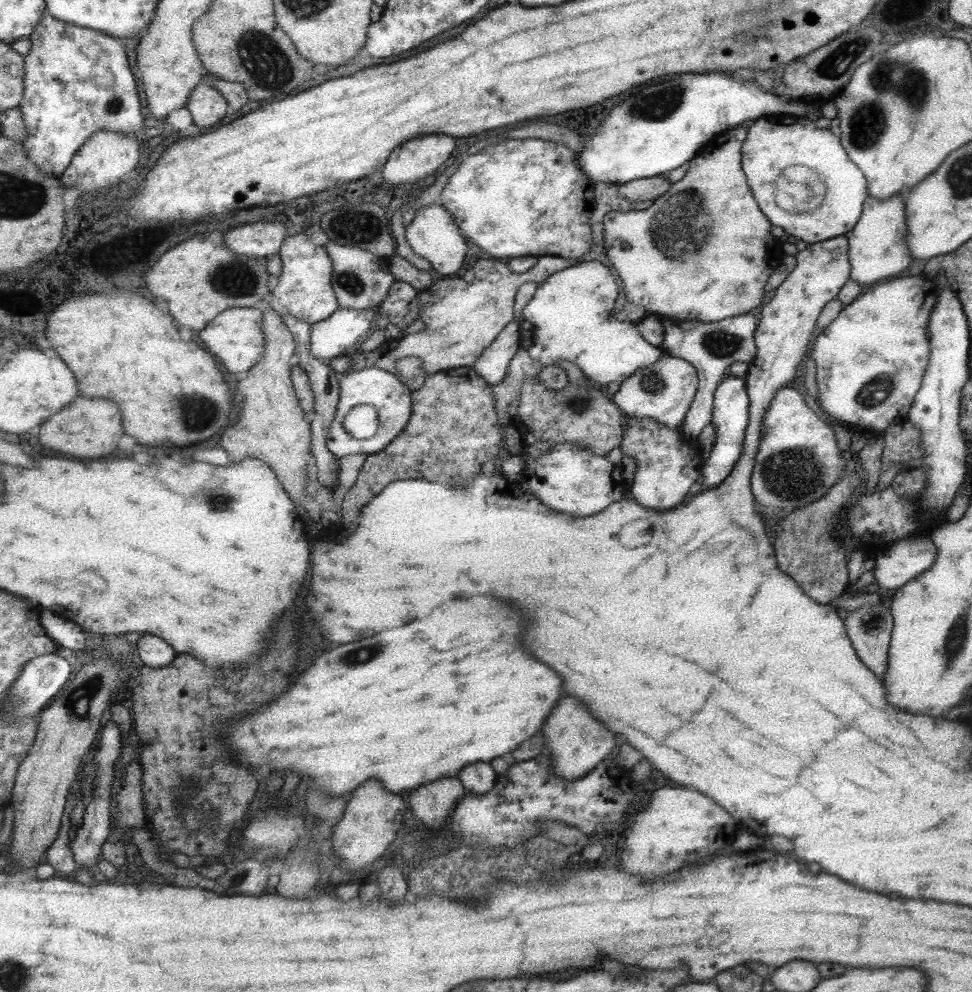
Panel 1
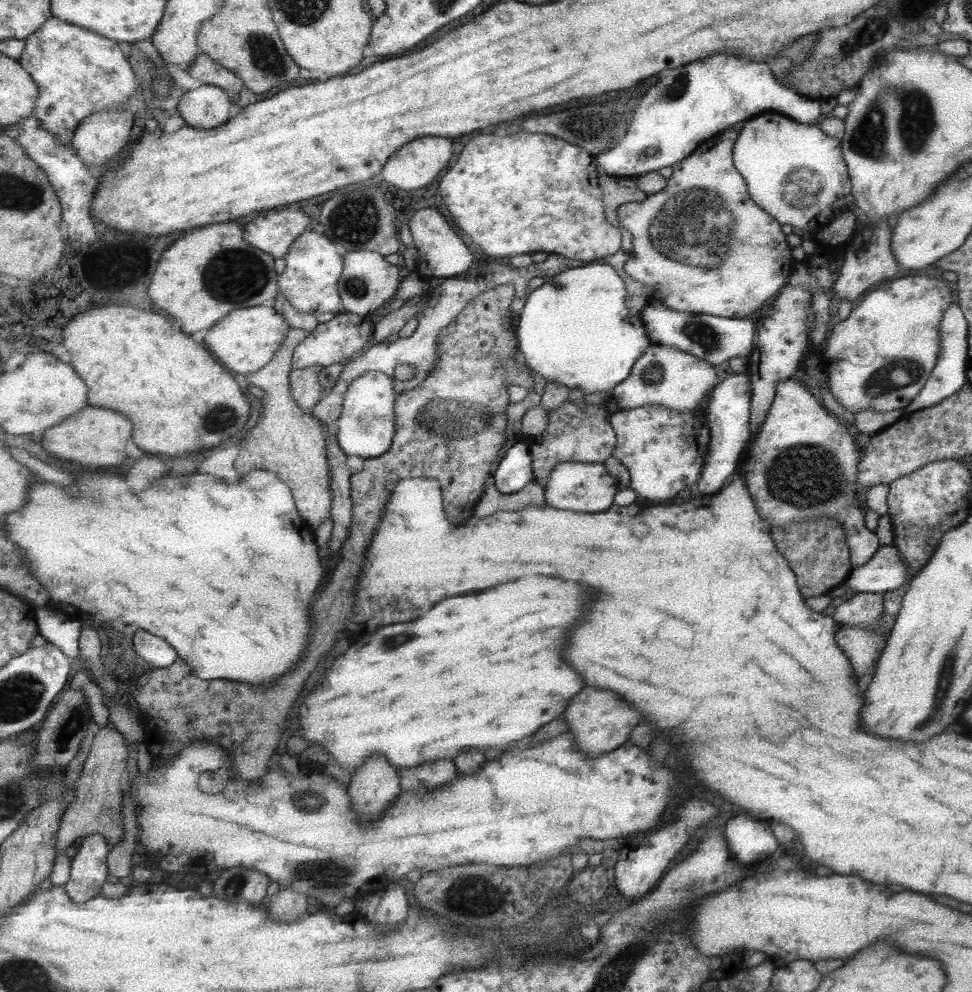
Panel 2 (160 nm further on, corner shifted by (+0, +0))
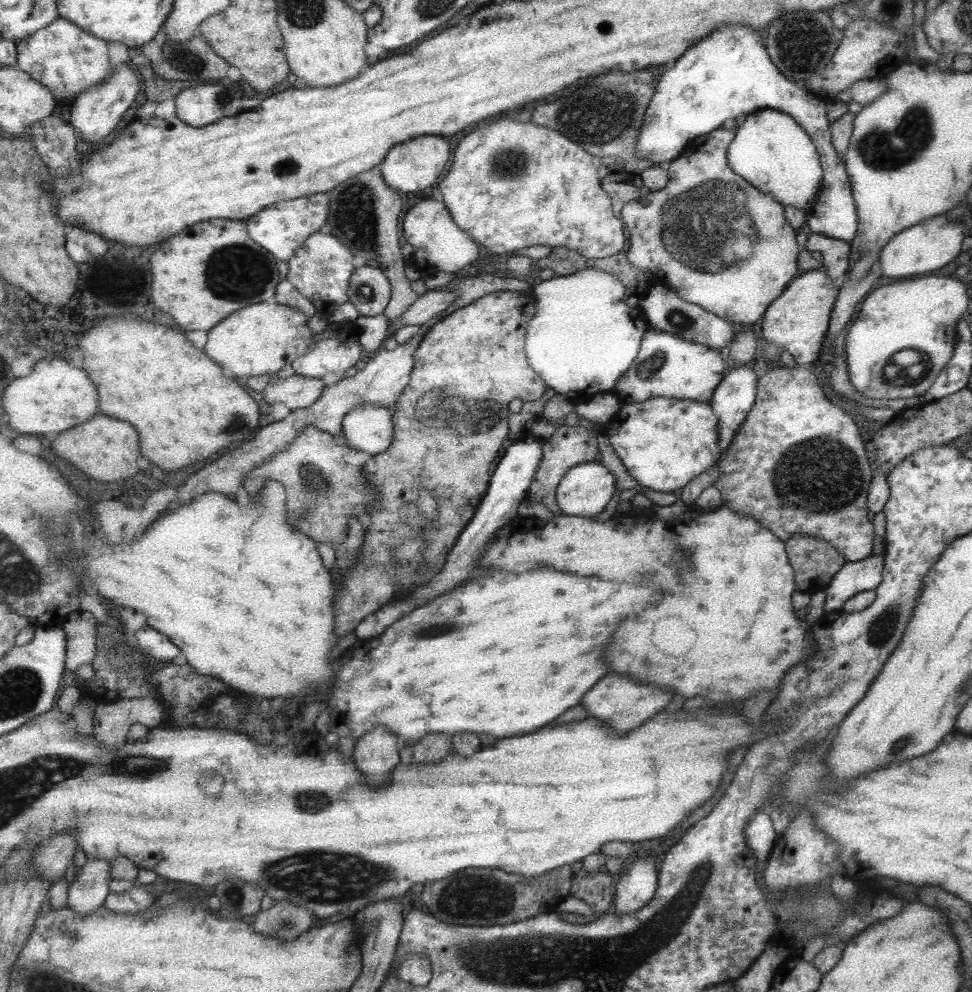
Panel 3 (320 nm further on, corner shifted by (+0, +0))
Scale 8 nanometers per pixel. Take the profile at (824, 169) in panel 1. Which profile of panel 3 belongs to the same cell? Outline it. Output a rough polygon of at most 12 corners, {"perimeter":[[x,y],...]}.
{"perimeter":[[772,108],[746,114],[728,166],[783,207],[809,213],[820,156]]}

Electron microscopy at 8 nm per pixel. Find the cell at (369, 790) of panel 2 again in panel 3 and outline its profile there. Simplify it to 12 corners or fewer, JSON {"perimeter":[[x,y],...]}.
{"perimeter":[[375,726],[357,740],[355,760],[371,786],[401,762],[399,736]]}

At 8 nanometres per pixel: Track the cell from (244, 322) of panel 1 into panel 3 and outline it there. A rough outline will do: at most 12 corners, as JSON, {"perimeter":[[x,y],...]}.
{"perimeter":[[265,301],[207,334],[235,376],[275,376],[316,347],[298,308]]}

